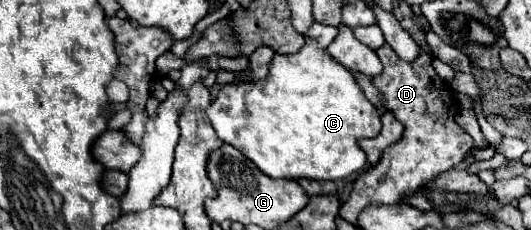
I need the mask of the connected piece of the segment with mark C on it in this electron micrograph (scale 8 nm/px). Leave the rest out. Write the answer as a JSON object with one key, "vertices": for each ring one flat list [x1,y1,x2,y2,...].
{"vertices":[[314,23,310,27,306,45,294,55,276,55,270,65,266,81,252,85,226,85,212,107,208,107,208,119,216,135,228,145,246,155,262,173,272,179,318,179,338,181,362,171,368,163,366,153,358,147,358,139,378,135,382,123,378,109,364,97,362,89,350,75,350,71,338,65,330,55,322,53,338,35,338,27]]}

